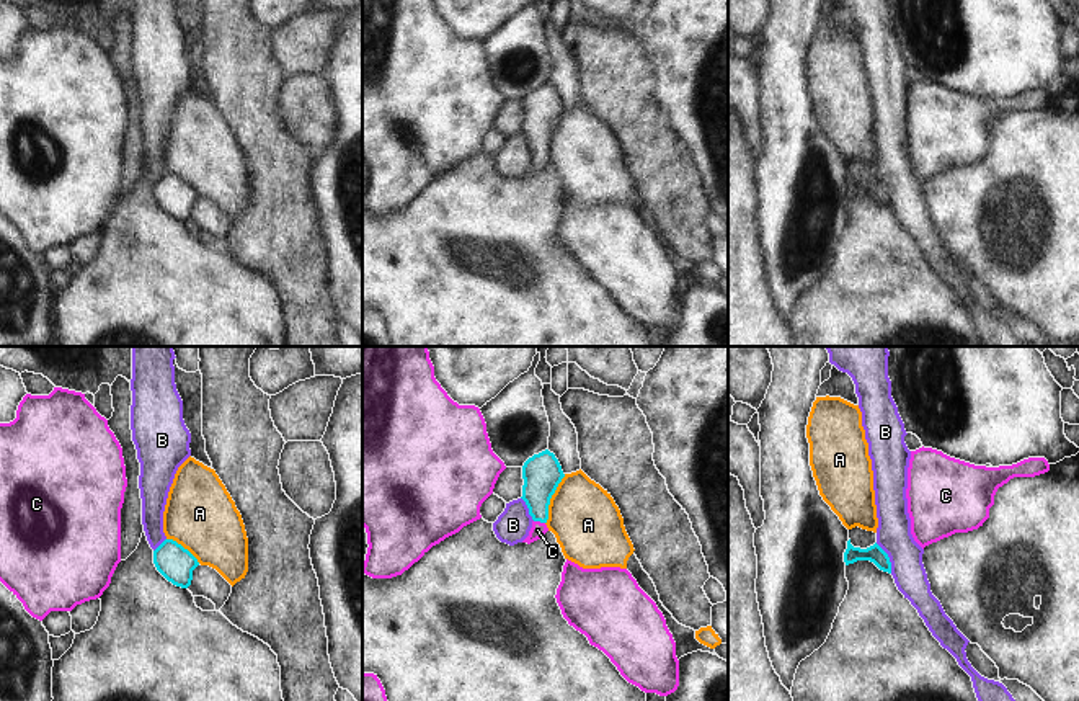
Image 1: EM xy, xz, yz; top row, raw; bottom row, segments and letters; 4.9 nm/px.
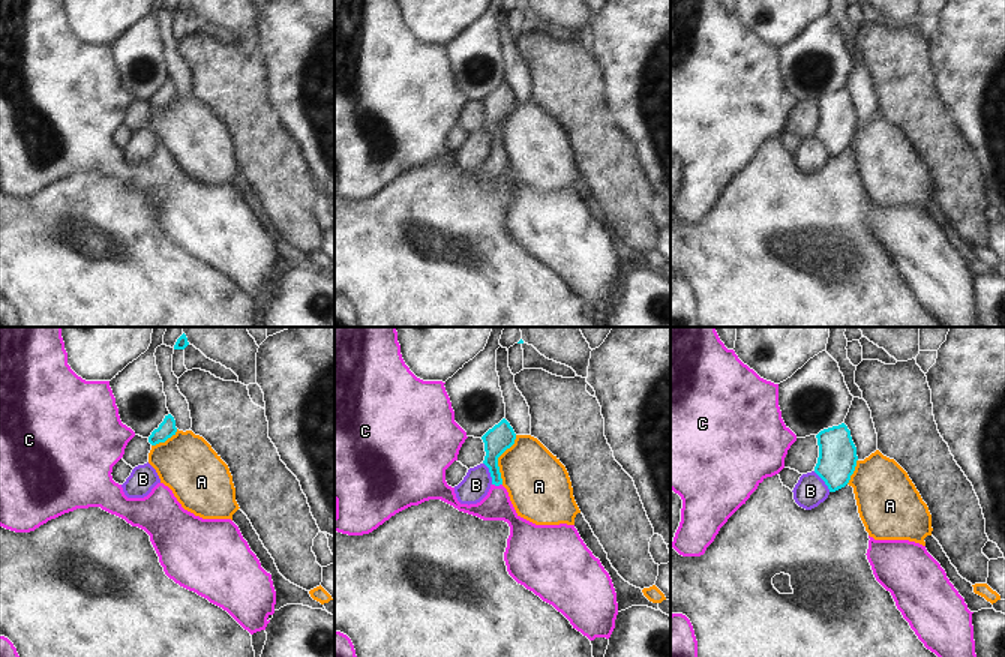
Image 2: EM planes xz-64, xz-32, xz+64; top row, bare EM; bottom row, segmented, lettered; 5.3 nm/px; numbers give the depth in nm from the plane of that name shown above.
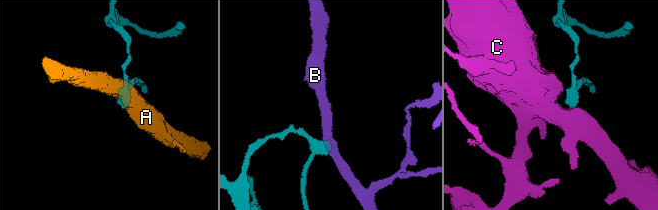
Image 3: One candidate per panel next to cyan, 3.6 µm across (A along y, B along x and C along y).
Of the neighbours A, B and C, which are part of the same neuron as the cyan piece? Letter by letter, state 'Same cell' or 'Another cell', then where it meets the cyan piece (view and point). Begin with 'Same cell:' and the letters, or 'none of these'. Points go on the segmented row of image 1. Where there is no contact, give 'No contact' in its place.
Same cell: C
A: Another cell. Touches cyan at xz (550, 497)
B: Another cell. Touches cyan at yz (888, 558)
C: Same cell. Touches cyan at xz (539, 520).

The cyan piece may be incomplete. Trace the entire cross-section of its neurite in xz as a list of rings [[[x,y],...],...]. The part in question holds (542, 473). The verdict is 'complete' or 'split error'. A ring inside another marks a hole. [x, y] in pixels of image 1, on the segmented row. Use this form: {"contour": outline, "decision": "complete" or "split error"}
{"contour": [[[548,449],[534,454],[522,466],[522,500],[532,516],[532,528],[529,536],[522,542],[534,542],[540,539],[547,531],[548,505],[558,484],[565,477],[562,466],[553,453]]], "decision": "split error"}

